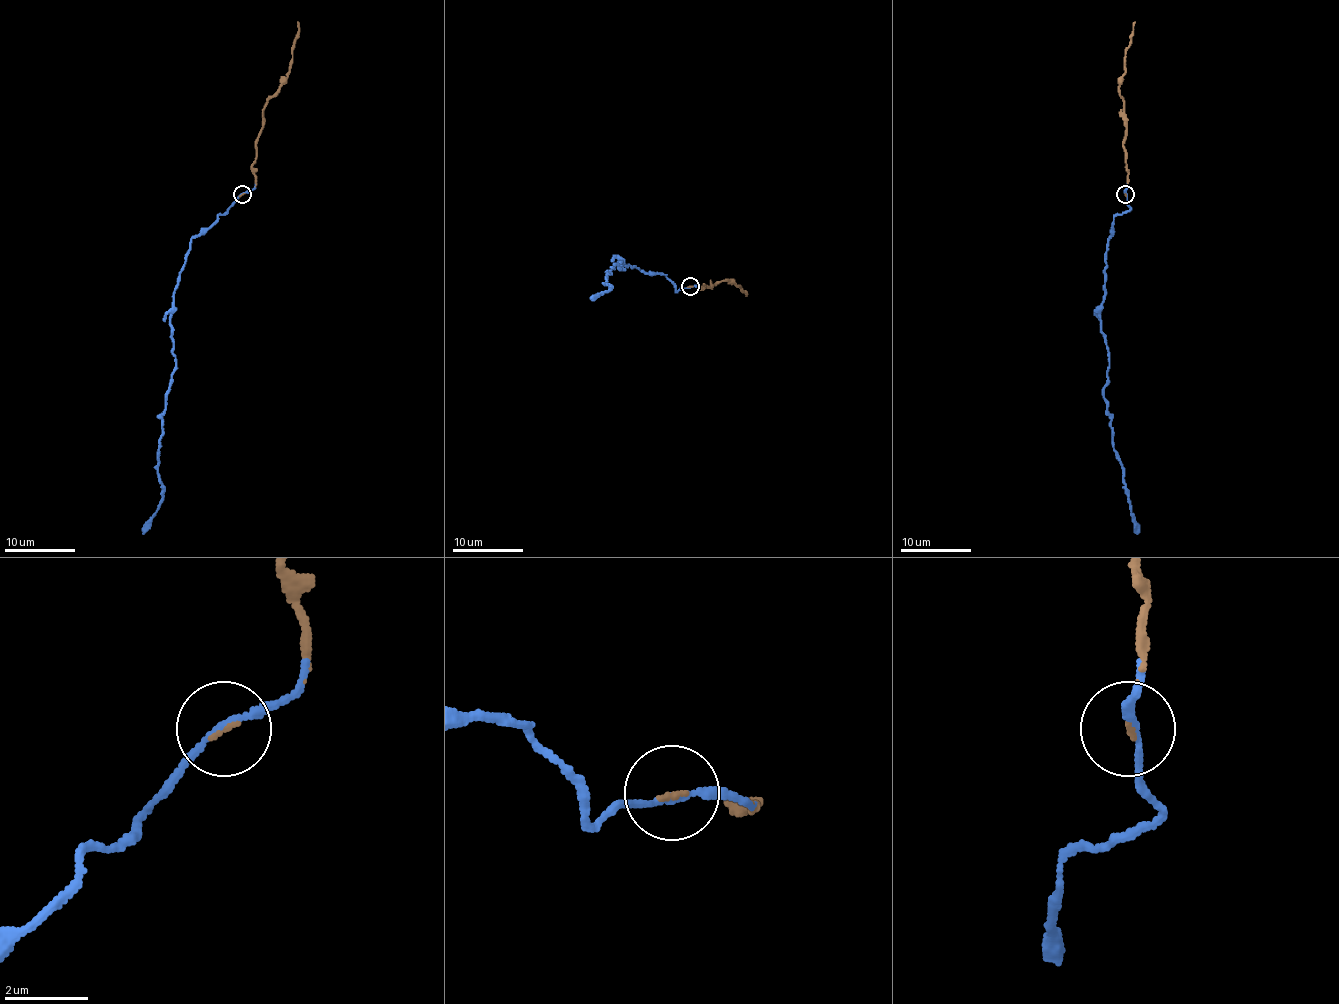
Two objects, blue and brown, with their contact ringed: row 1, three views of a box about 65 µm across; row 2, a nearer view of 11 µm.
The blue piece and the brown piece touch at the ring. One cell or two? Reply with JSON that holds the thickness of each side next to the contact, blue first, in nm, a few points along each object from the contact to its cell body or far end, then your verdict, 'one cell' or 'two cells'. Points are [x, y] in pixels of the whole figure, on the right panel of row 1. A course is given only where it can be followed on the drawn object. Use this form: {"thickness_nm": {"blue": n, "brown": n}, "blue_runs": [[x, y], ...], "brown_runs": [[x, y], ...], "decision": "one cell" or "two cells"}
{"thickness_nm": {"blue": 160, "brown": 80}, "blue_runs": [[1125, 194], [1129, 208], [1113, 219], [1113, 233], [1108, 240], [1101, 327], [1109, 367], [1104, 401], [1138, 534]], "brown_runs": [[1125, 194], [1125, 128], [1118, 87], [1125, 72], [1125, 49], [1134, 22]], "decision": "one cell"}

